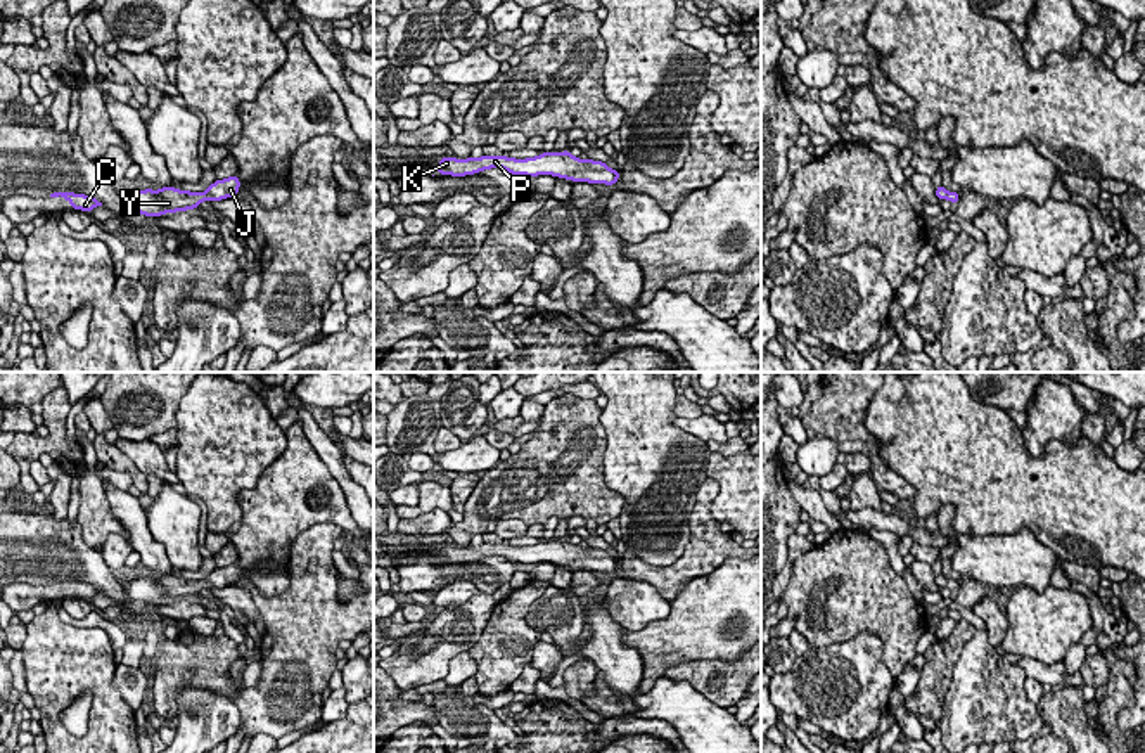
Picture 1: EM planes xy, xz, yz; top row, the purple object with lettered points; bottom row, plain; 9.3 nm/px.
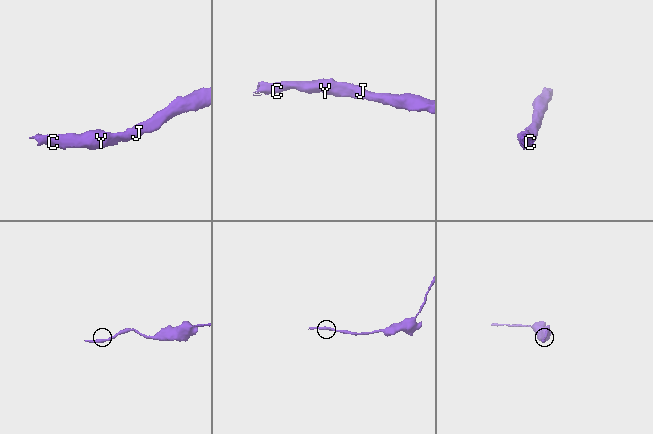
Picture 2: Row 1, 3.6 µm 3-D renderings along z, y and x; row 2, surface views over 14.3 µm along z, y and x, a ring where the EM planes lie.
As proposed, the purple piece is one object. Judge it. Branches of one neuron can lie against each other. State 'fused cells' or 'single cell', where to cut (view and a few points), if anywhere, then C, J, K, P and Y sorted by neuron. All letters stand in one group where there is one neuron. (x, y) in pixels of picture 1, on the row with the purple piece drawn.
single cell; cut none; groups C J K P Y

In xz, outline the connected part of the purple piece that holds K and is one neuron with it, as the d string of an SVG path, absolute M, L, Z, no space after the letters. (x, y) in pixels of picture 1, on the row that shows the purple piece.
M569 151L564 152L543 152L536 158L515 159L505 156L481 156L457 159L445 156L438 164L438 173L443 177L465 177L483 170L502 168L512 175L552 175L572 182L605 183L614 185L621 171L609 168L602 161L574 158Z

